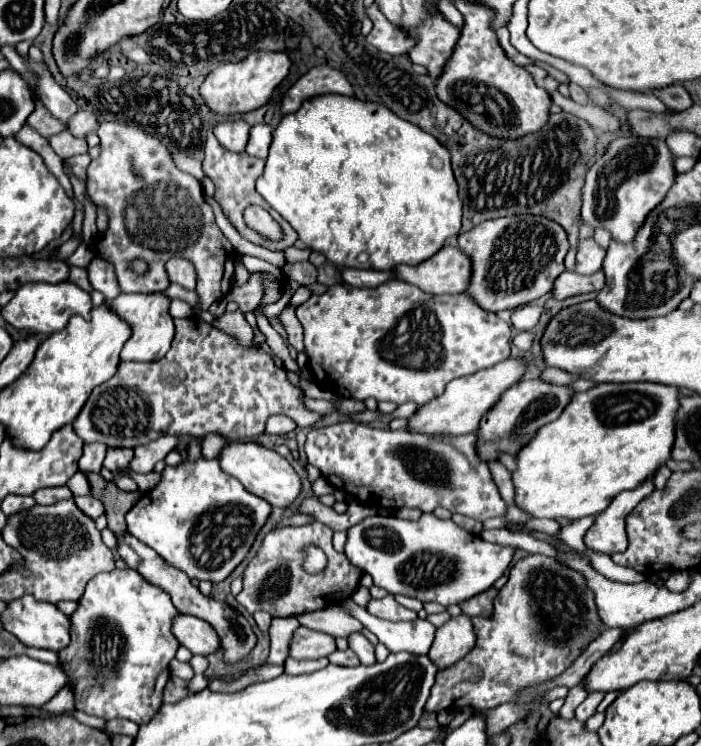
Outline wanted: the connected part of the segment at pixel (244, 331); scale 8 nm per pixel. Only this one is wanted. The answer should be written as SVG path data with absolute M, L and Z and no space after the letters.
M236 310L236 312L224 312L224 314L216 320L216 328L228 330L228 334L236 336L236 338L240 340L240 344L246 344L246 346L252 344L254 332L252 332L250 324L246 322L244 312L240 312L240 310Z

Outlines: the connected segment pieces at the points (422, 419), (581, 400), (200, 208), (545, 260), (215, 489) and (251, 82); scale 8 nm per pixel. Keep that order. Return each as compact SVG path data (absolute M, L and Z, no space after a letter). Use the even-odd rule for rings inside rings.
M508 358L488 370L480 370L476 374L470 374L468 378L456 378L452 380L444 394L440 398L430 400L428 404L420 406L410 418L408 418L408 430L416 434L426 436L460 436L460 434L472 434L478 428L478 422L486 410L490 410L500 394L508 390L512 384L518 382L518 378L524 374L524 360L522 358Z
M632 382L632 384L596 384L586 392L574 394L564 412L538 430L536 438L518 454L518 468L512 474L516 486L516 504L534 518L570 518L578 520L600 514L622 490L632 490L656 474L672 454L676 436L676 414L680 408L680 390L676 386Z
M102 122L96 134L100 136L100 156L92 160L88 166L88 194L96 206L100 204L106 206L110 214L108 232L96 242L98 254L116 266L118 284L124 292L162 292L168 288L164 272L166 260L170 258L190 260L196 268L198 310L206 312L210 304L224 298L230 290L234 276L234 248L222 234L222 230L216 226L214 210L204 200L200 182L192 174L182 172L174 164L168 148L160 140L156 140L150 134L144 134L136 126ZM134 260L144 260L148 264L148 270L144 274L134 272L132 270Z
M508 216L486 220L458 236L458 248L472 260L472 276L466 292L486 312L514 310L530 304L552 290L554 280L564 272L568 240L562 226L540 216Z
M200 456L194 462L184 460L178 466L166 466L158 486L138 500L138 504L126 514L126 522L132 536L136 536L140 542L146 542L168 564L184 570L190 578L222 582L246 558L250 546L256 540L256 534L266 524L270 512L272 506L266 500L246 492L244 488L234 488L234 478L220 470L218 458L206 460L204 456Z
M252 52L240 62L230 62L218 66L210 72L200 86L200 96L206 106L220 116L238 116L252 110L258 110L270 102L274 88L286 78L290 70L290 58L286 52Z

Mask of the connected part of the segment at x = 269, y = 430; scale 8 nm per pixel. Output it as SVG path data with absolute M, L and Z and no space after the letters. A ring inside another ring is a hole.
M274 416L274 418L268 418L268 422L266 422L266 434L288 434L294 428L296 428L296 424L284 416Z

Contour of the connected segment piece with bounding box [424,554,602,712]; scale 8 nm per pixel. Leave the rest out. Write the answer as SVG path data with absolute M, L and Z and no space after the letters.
M530 554L512 566L508 582L494 598L494 614L490 618L472 618L472 626L476 634L476 646L466 654L466 658L438 672L424 710L440 712L468 704L476 708L496 708L504 702L530 702L534 700L532 696L518 700L516 694L522 688L534 686L564 672L564 668L568 668L578 658L578 654L600 634L602 622L596 614L592 592L584 586L584 578L580 578L580 574L560 566L560 562L554 558Z

